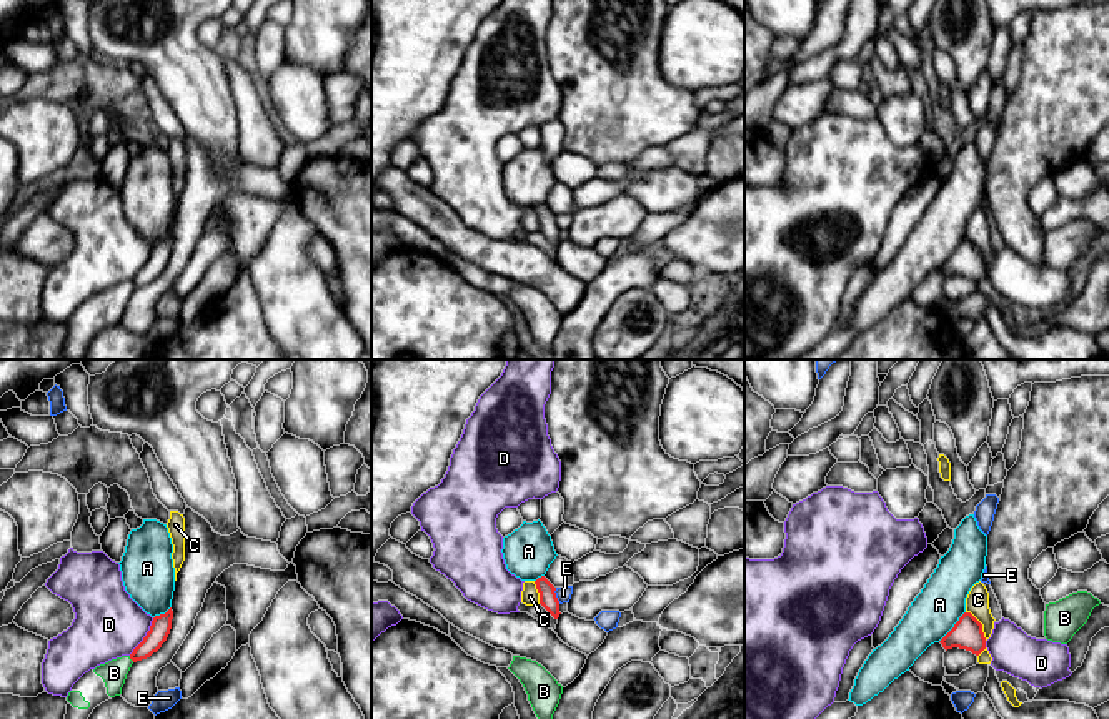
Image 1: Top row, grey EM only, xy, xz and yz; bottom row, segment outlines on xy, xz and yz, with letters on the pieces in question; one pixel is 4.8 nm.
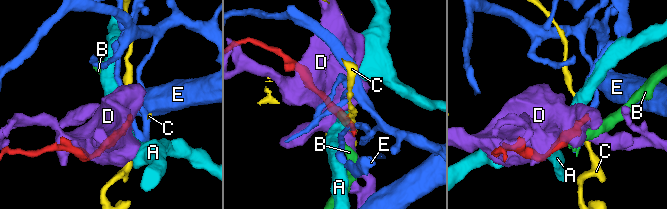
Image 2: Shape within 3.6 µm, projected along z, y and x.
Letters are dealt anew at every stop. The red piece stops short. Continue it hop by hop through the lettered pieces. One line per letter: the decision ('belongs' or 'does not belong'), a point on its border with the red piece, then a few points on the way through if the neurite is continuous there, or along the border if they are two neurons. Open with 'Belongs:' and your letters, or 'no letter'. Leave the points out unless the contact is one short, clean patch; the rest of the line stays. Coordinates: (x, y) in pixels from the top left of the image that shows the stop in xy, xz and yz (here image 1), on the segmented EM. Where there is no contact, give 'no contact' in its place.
Belongs: no letter
A: does not belong; contact yz (954, 626); border yz (964, 611), (938, 641)
B: does not belong; contact xy (132, 659); border xy (129, 656), (134, 661)
C: does not belong; contact yz (981, 624); border yz (966, 611), (981, 624), (986, 639)
D: does not belong; contact xy (145, 636)
E: does not belong; contact xz (555, 596); border xz (555, 588), (555, 596), (560, 603)

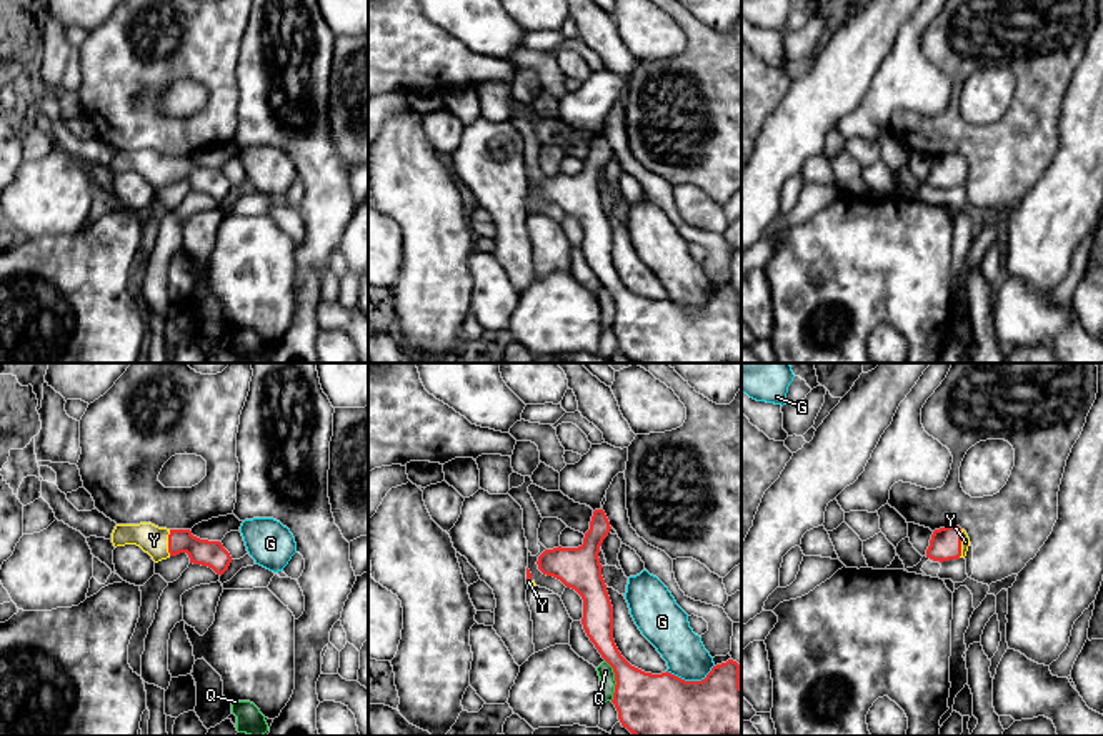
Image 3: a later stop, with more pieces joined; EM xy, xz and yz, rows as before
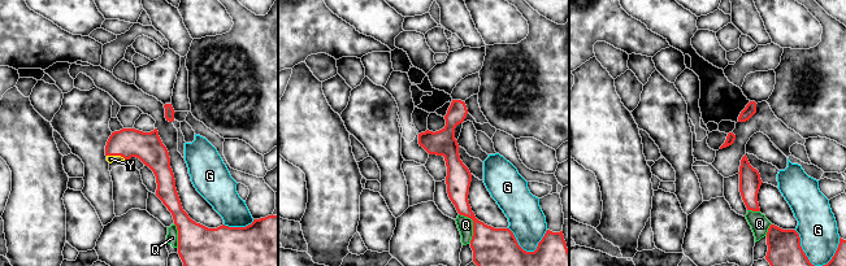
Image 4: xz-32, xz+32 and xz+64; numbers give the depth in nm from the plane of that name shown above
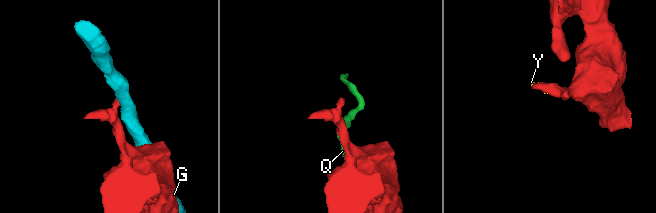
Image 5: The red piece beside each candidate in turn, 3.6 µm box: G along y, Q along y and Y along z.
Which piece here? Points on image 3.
Belongs: Y
G: does not belong; contact xz (692, 681)
Q: does not belong; contact xz (615, 680); border xz (605, 660), (612, 668), (615, 681), (612, 700)
Y: belongs; contact yz (960, 543)

